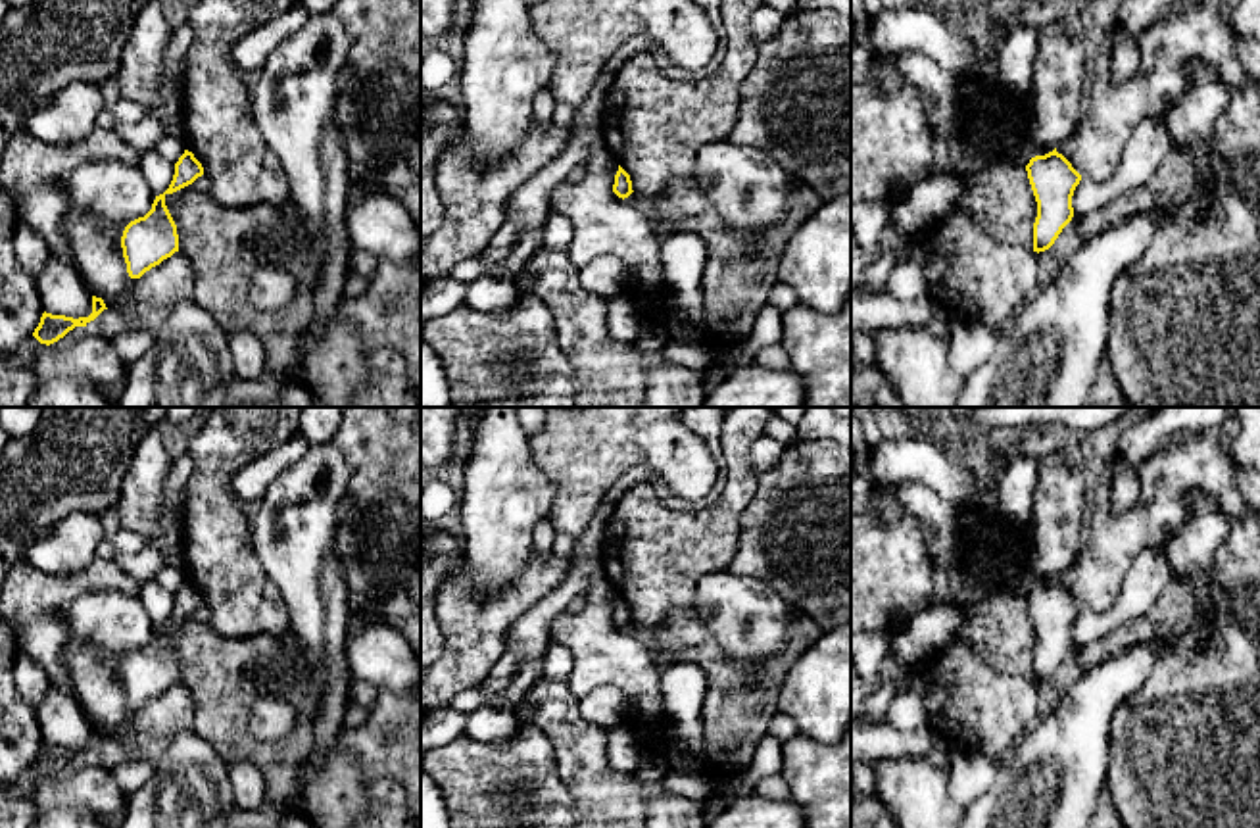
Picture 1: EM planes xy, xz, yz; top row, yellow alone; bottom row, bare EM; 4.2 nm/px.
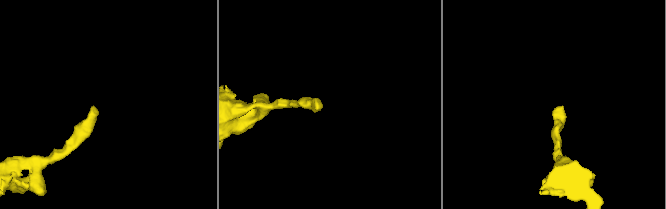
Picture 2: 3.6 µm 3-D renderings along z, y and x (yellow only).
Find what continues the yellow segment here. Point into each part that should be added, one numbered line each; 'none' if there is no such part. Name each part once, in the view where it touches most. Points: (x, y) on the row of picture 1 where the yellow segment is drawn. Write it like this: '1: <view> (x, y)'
none

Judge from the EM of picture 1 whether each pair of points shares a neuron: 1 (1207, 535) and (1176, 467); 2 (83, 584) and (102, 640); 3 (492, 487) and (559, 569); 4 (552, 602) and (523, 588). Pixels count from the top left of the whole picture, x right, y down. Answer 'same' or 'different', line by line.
1: different
2: different
3: different
4: different

